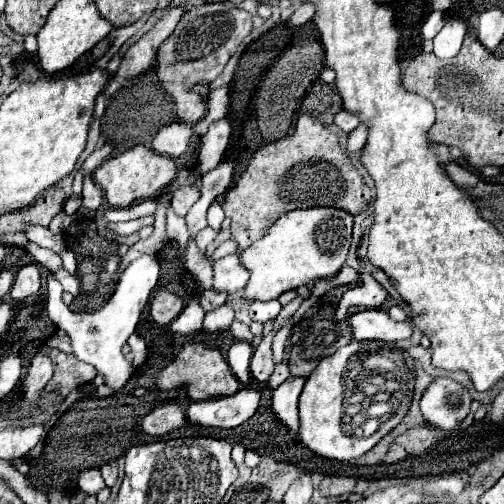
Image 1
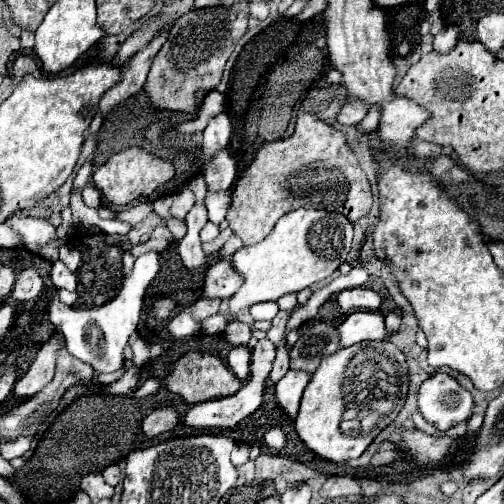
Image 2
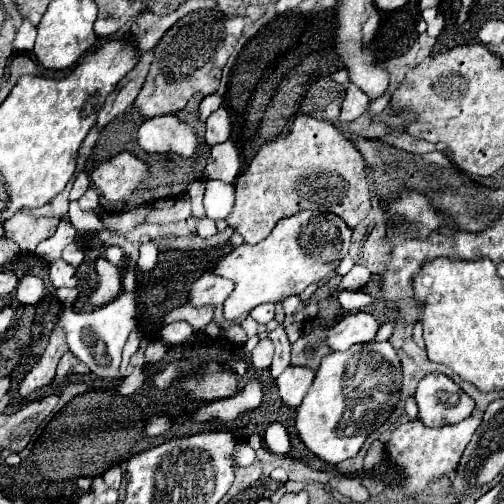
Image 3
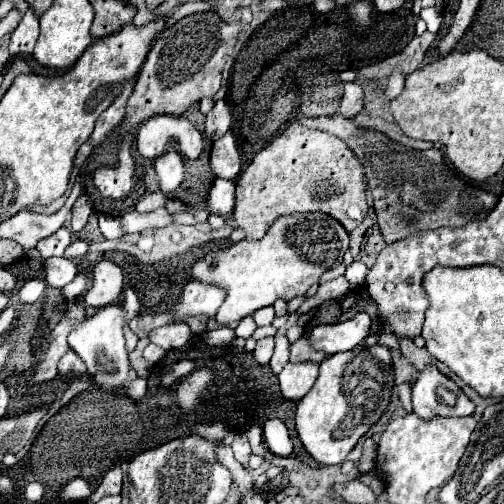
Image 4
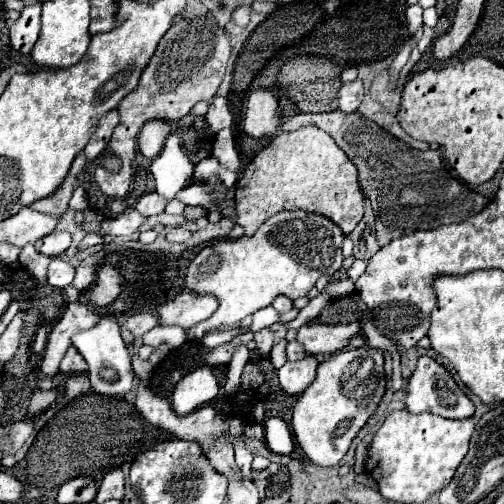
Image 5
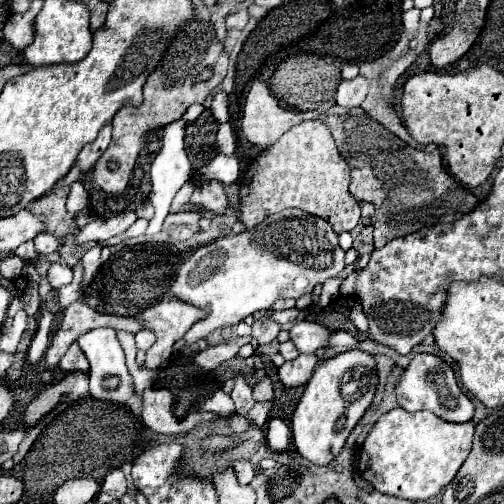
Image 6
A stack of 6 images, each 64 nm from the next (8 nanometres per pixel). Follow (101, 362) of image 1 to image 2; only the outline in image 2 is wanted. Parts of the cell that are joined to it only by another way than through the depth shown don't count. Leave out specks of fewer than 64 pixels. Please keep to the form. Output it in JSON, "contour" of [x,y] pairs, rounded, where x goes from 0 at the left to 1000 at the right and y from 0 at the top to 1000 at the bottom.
{"contour":[[[310,500],[282,504],[278,512],[270,512],[262,540],[242,556],[242,567],[234,571],[230,587],[218,599],[210,599],[206,607],[187,611],[187,615],[147,615],[147,611],[123,603],[115,591],[115,579],[107,579],[95,623],[99,623],[99,639],[127,663],[131,694],[143,706],[151,706],[155,714],[179,722],[190,742],[242,734],[246,730],[242,694],[246,694],[254,671],[274,651],[290,575],[302,563],[302,556],[310,552],[313,536],[317,536],[313,504]]]}

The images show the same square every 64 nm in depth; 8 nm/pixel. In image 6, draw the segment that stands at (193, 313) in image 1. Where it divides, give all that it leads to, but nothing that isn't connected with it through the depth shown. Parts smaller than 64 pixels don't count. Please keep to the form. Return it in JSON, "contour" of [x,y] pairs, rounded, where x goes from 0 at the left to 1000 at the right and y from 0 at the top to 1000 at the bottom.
{"contour":[[[282,655],[270,663],[270,687],[282,694],[294,694],[306,683],[306,675],[310,675],[310,667],[302,655]]]}

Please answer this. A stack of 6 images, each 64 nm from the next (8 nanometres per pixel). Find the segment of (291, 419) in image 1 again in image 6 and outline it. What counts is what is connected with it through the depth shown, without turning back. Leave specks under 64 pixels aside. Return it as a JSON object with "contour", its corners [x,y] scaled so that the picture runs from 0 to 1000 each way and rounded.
{"contour":[[[599,702],[579,718],[567,718],[552,734],[552,750],[567,770],[591,770],[611,762],[623,730],[631,722],[631,710],[623,702]]]}

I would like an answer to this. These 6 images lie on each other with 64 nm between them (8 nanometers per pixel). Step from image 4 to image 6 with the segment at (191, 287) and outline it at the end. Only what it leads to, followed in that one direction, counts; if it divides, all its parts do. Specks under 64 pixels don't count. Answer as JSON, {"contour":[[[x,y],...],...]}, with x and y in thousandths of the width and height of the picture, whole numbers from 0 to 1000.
{"contour":[[[357,591],[321,595],[313,603],[294,607],[274,631],[290,639],[290,651],[306,655],[313,675],[290,702],[290,730],[310,734],[325,714],[341,706],[341,687],[349,675],[357,675],[381,643],[401,635],[413,615],[389,611]]]}

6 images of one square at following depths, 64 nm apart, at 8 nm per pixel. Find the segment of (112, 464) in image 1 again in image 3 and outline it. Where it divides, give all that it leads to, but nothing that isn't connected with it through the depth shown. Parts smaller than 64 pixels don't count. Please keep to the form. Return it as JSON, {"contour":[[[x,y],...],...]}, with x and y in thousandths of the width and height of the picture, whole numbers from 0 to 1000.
{"contour":[[[222,925],[222,929],[214,929],[214,933],[206,937],[206,956],[210,956],[210,964],[234,972],[234,968],[238,968],[238,952],[242,952],[242,933],[238,933],[238,925]]]}

